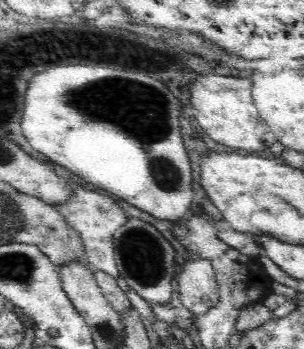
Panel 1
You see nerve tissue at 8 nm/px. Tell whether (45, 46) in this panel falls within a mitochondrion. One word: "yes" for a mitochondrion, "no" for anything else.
no

